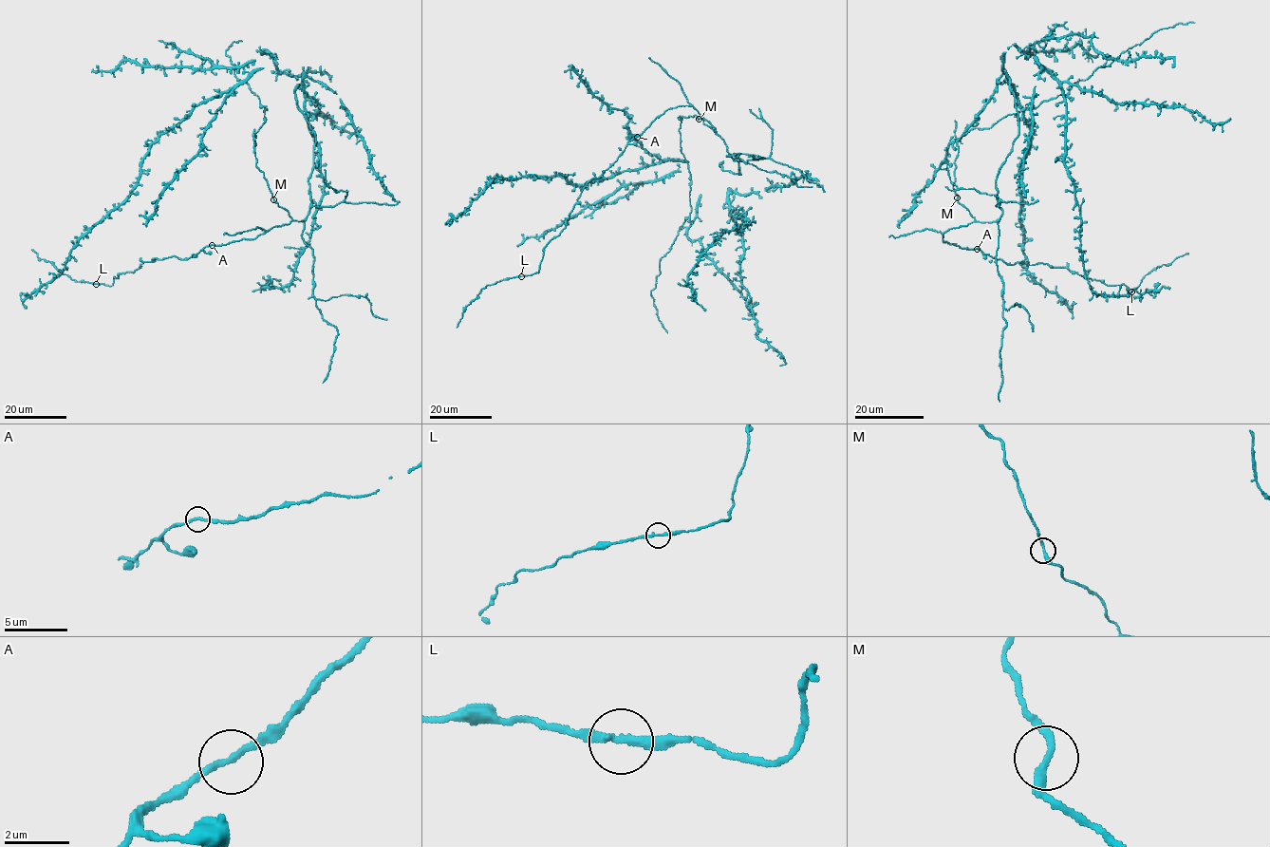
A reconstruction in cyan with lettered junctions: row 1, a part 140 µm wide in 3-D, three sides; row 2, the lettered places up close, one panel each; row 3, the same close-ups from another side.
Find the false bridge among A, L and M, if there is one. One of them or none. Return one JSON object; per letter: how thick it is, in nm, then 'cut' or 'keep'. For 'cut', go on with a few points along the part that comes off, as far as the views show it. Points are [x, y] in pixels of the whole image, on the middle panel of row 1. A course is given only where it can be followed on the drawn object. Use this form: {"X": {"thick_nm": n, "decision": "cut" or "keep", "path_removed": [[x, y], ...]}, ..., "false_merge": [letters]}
{"A": {"thick_nm": 220, "decision": "keep"}, "L": {"thick_nm": 240, "decision": "keep"}, "M": {"thick_nm": 240, "decision": "keep"}, "false_merge": []}

